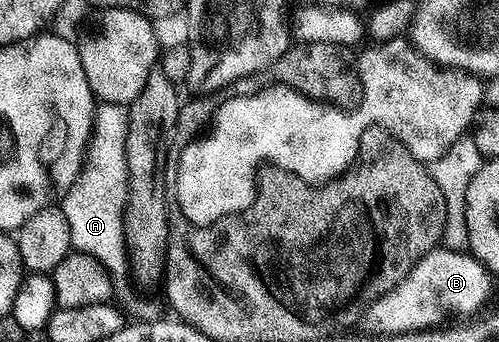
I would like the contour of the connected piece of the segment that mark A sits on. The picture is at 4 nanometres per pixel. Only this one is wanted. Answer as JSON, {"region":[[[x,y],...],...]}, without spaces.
{"region":[[[99,104],[94,111],[94,129],[78,178],[67,193],[61,194],[60,208],[68,219],[70,243],[77,252],[95,257],[112,275],[126,273],[126,237],[122,234],[122,216],[128,199],[128,139],[129,108],[125,105]]]}

